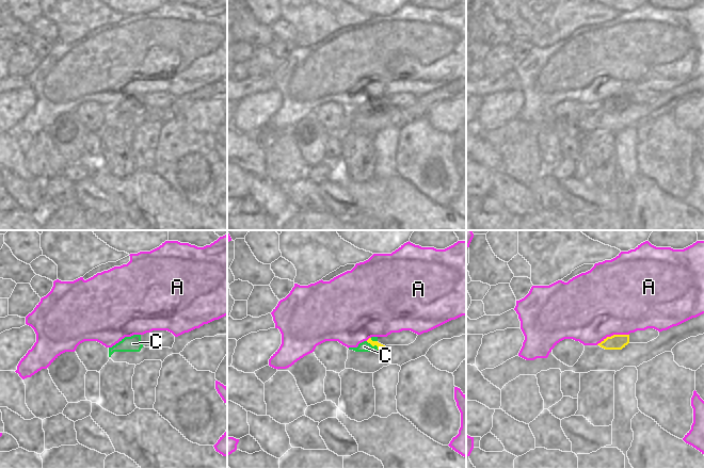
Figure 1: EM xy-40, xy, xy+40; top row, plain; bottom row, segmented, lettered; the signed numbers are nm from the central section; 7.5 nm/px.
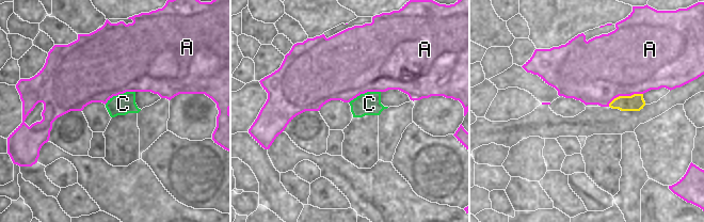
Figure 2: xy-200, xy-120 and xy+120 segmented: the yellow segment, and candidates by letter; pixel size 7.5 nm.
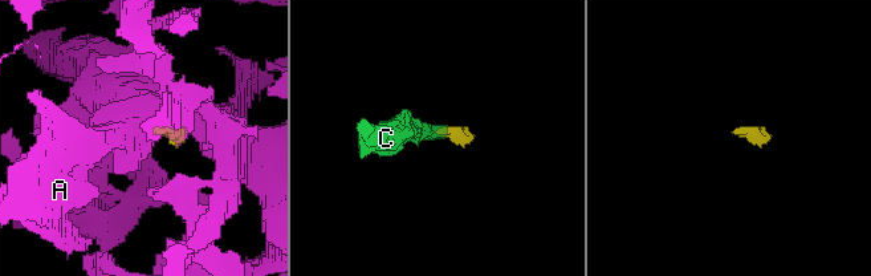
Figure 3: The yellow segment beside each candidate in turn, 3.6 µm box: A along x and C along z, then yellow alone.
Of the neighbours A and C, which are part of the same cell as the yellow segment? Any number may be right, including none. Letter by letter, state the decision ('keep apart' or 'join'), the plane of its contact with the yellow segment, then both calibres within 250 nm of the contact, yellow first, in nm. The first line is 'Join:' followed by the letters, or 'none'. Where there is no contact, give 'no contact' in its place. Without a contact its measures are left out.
Join: C
A: keep apart | xy+40 | 110/500 nm
C: join | xy | 50/80 nm

